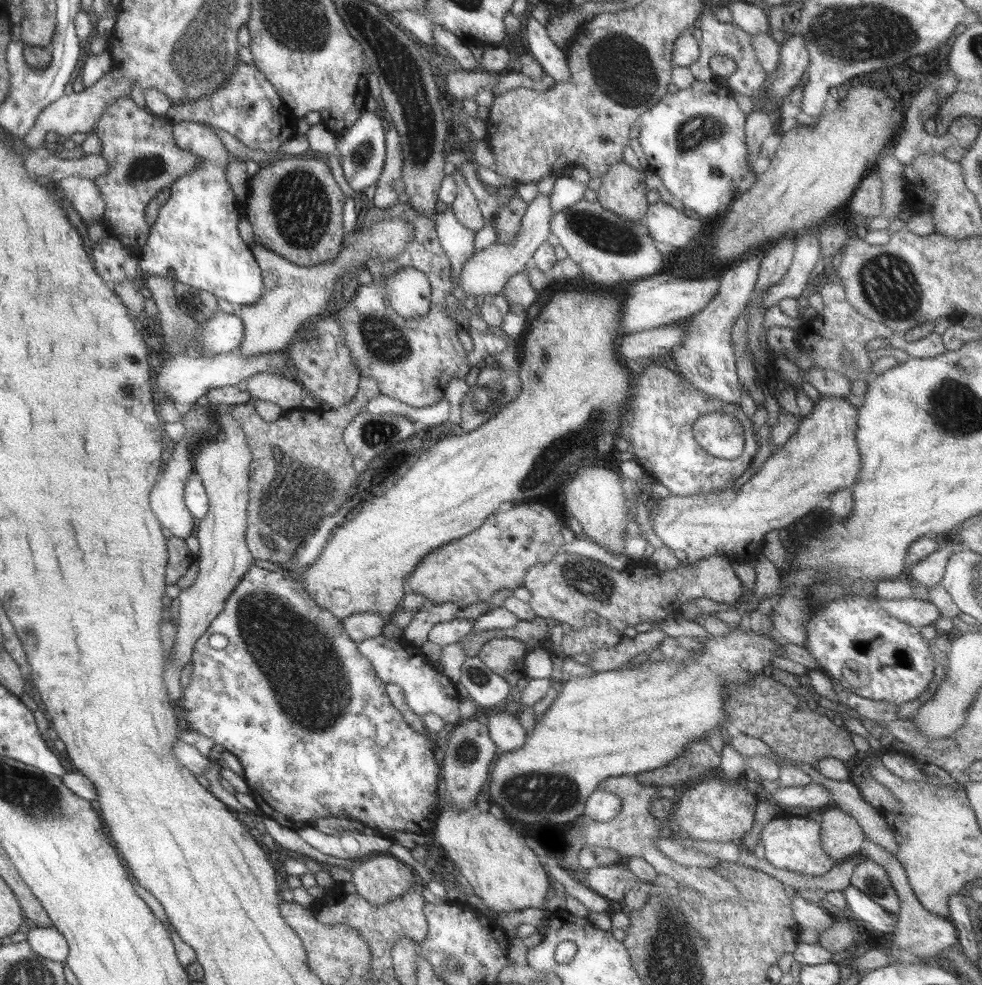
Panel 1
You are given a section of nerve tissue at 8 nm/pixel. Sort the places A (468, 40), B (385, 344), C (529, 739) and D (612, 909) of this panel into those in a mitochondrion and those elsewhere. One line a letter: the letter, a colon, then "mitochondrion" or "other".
A: other
B: mitochondrion
C: other
D: other

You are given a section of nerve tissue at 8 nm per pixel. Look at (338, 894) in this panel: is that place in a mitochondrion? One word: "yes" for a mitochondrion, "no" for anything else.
no

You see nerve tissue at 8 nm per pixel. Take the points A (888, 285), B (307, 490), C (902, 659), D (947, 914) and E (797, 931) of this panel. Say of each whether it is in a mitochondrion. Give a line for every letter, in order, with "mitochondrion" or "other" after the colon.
A: mitochondrion
B: mitochondrion
C: mitochondrion
D: other
E: other

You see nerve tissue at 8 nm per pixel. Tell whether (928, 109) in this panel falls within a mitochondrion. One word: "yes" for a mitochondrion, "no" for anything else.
no

